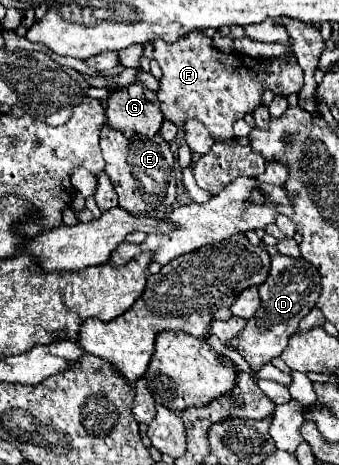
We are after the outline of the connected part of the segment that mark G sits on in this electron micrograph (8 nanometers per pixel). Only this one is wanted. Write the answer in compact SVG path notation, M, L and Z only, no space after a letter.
M141 83L115 91L107 99L107 121L111 127L121 129L127 137L155 135L163 121L157 93Z

